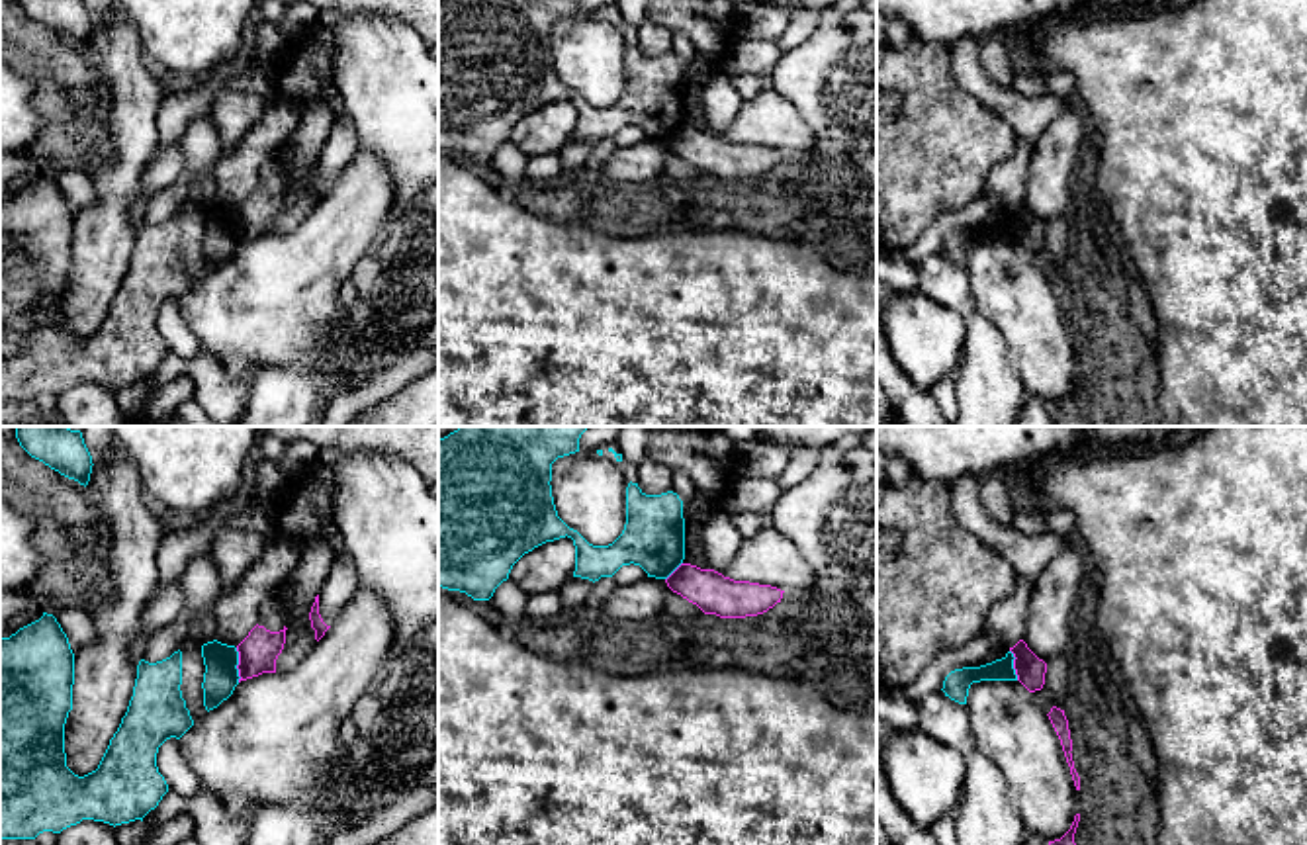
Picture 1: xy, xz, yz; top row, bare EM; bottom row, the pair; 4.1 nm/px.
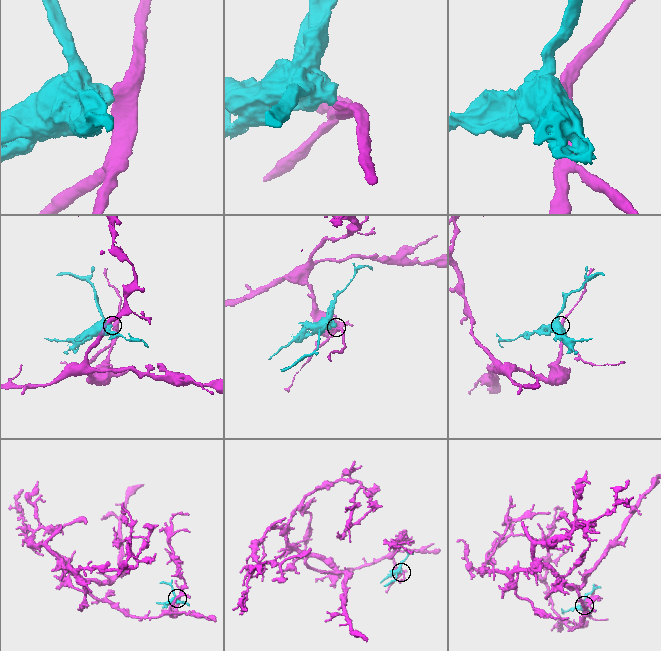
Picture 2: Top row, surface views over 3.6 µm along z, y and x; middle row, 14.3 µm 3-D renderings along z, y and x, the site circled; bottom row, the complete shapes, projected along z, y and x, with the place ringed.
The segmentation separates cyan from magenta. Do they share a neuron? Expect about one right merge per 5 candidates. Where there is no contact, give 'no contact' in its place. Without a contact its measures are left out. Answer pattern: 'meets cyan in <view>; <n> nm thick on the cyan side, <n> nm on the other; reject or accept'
meets cyan in xy; 140 nm thick on the cyan side, 160 nm on the other; reject

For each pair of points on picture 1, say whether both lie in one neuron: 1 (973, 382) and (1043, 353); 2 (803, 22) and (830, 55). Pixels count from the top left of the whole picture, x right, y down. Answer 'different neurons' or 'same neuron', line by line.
1: different neurons
2: different neurons

